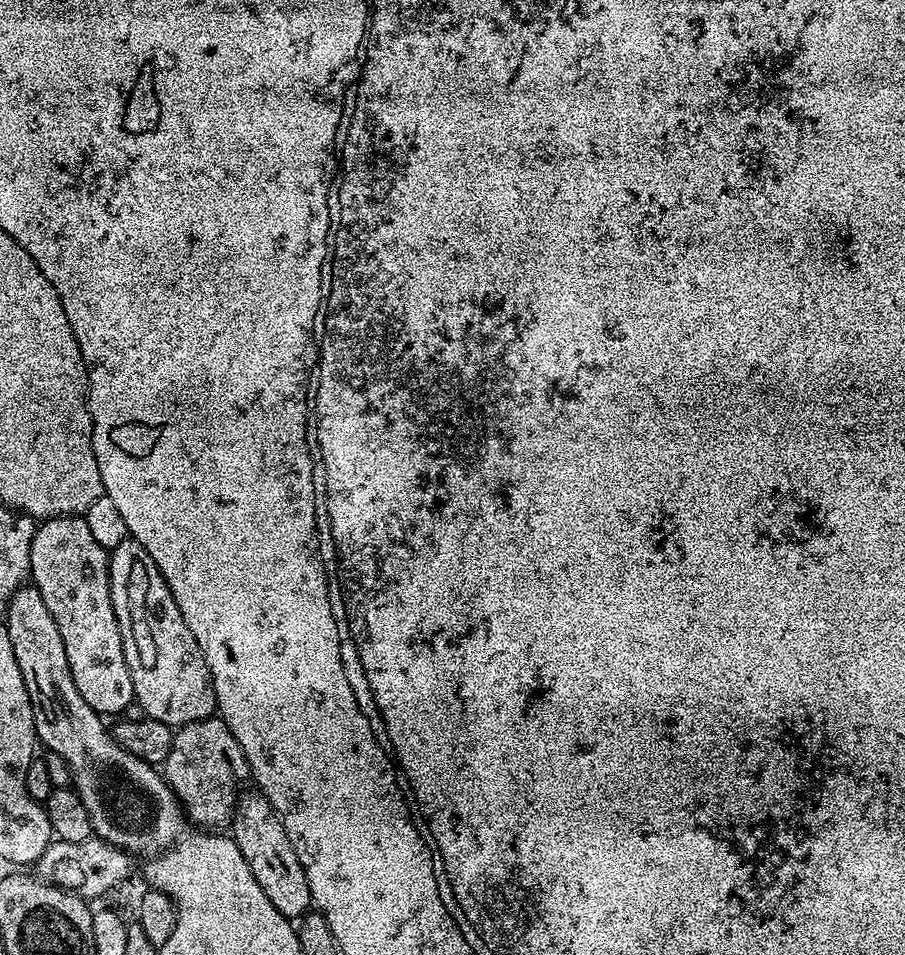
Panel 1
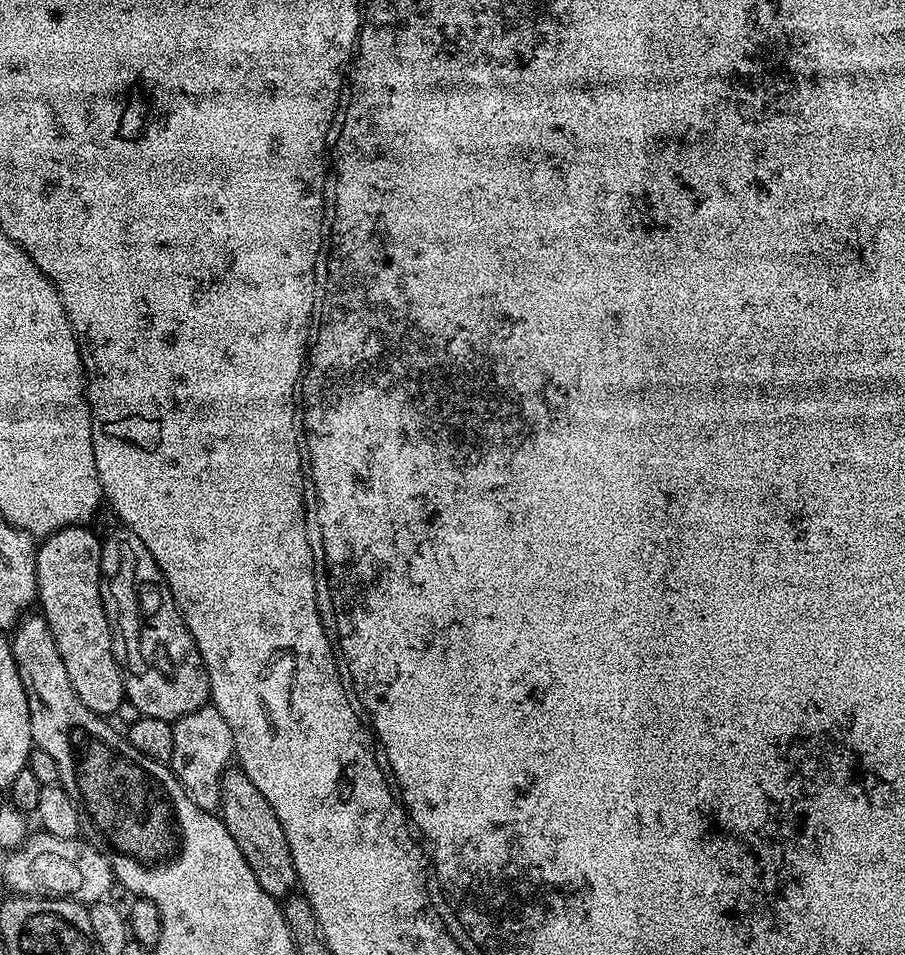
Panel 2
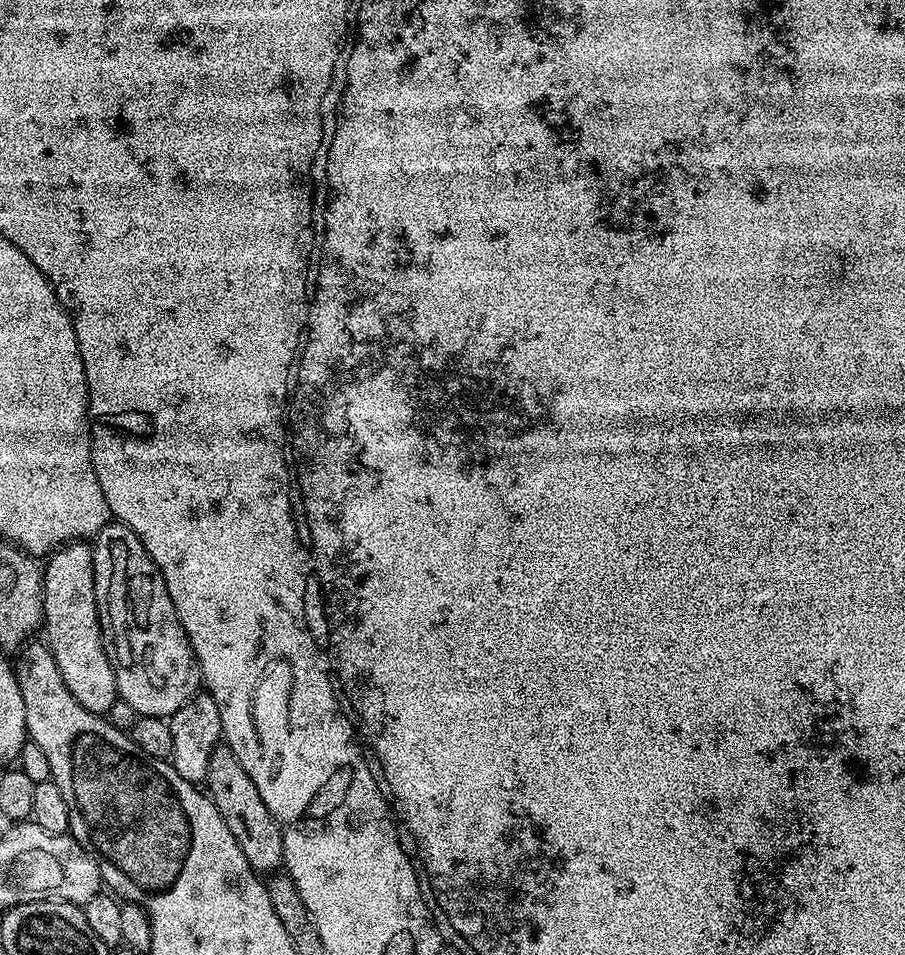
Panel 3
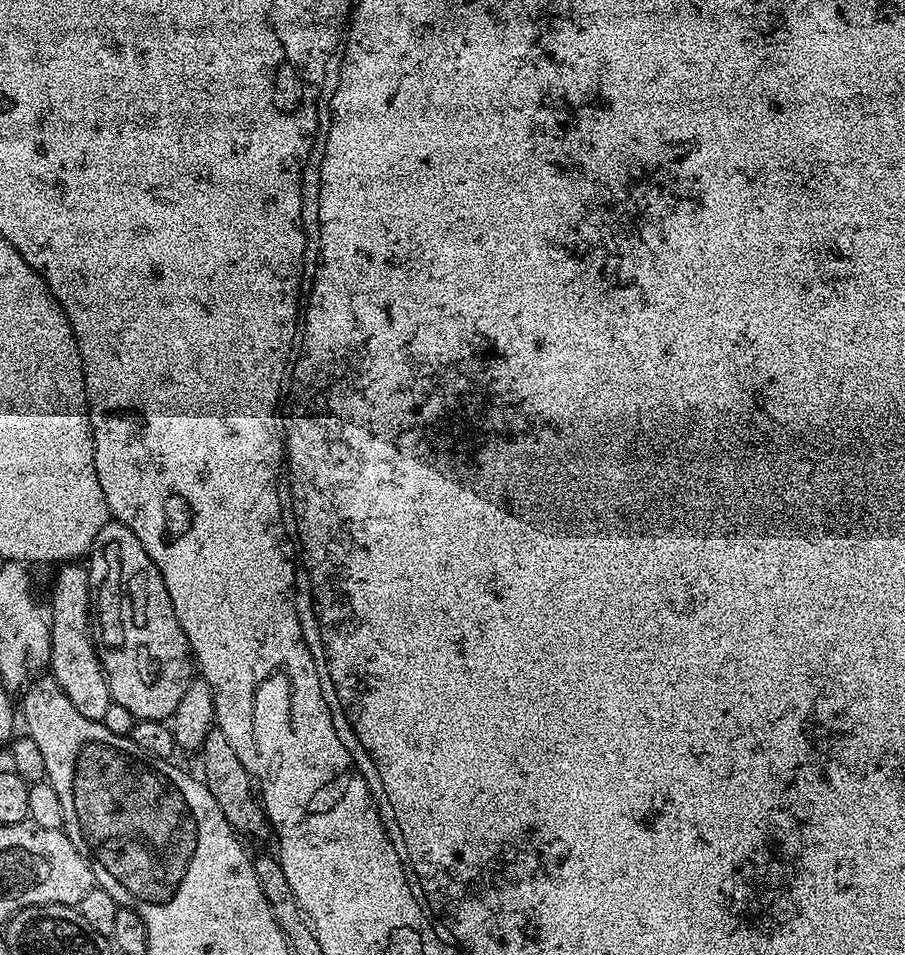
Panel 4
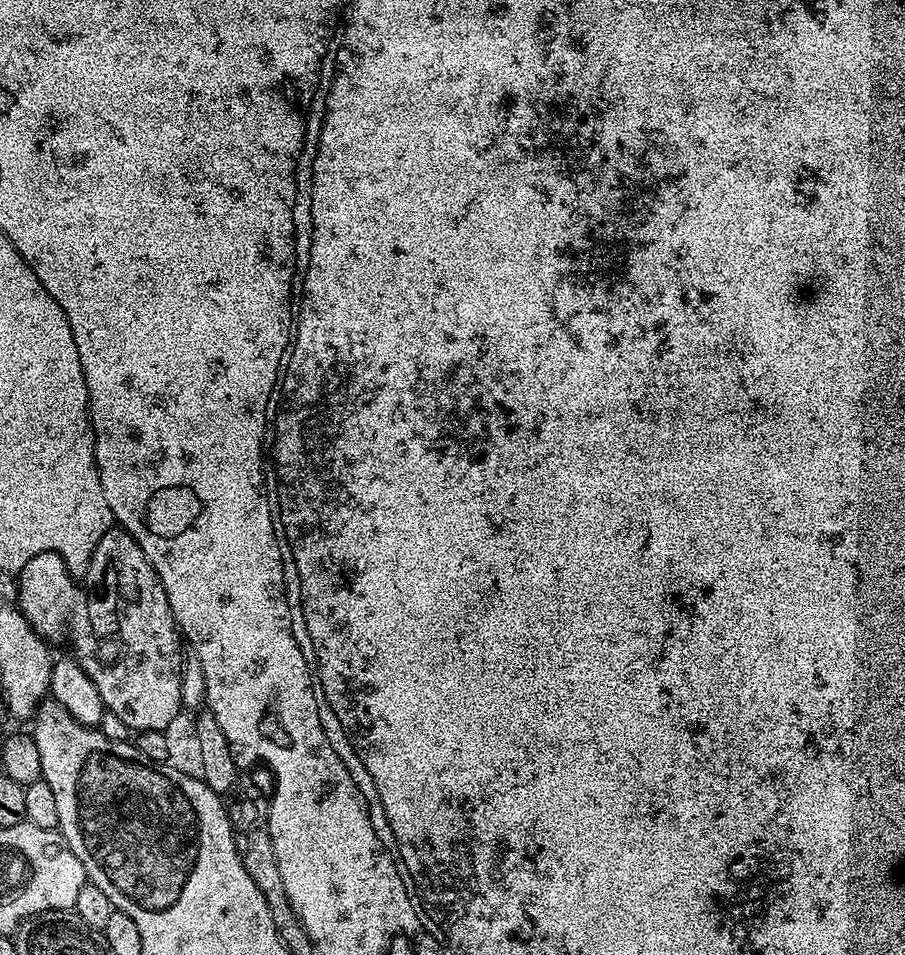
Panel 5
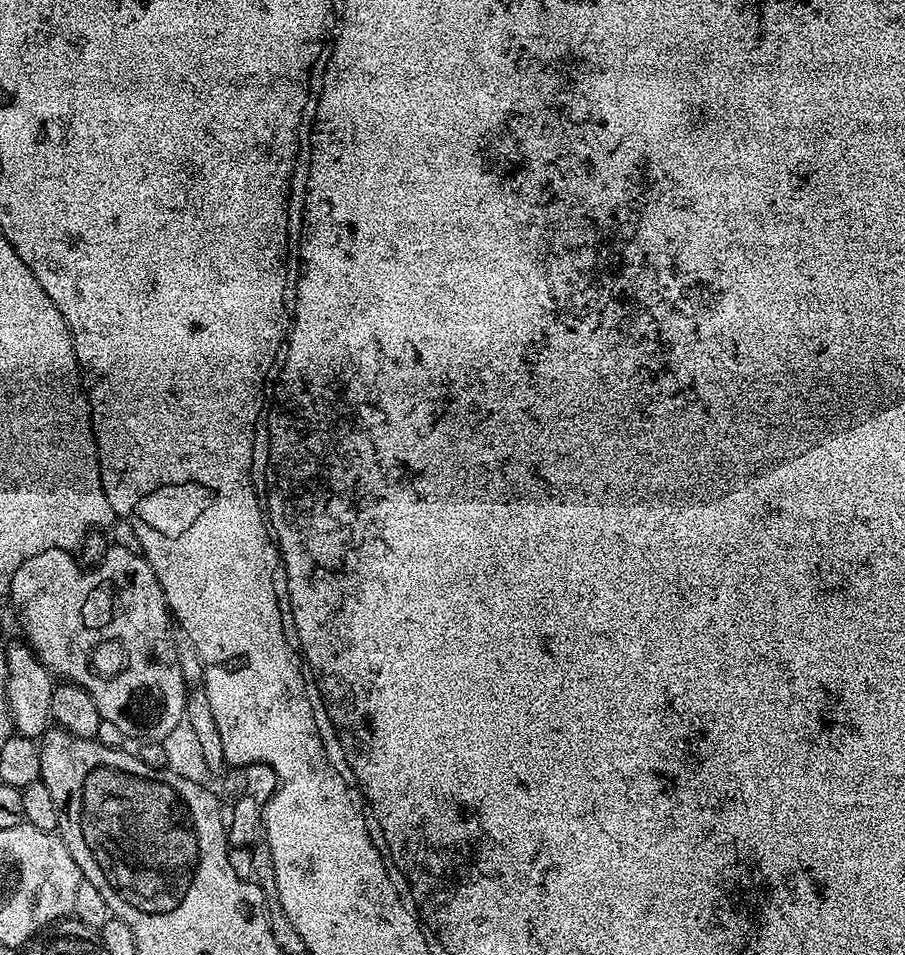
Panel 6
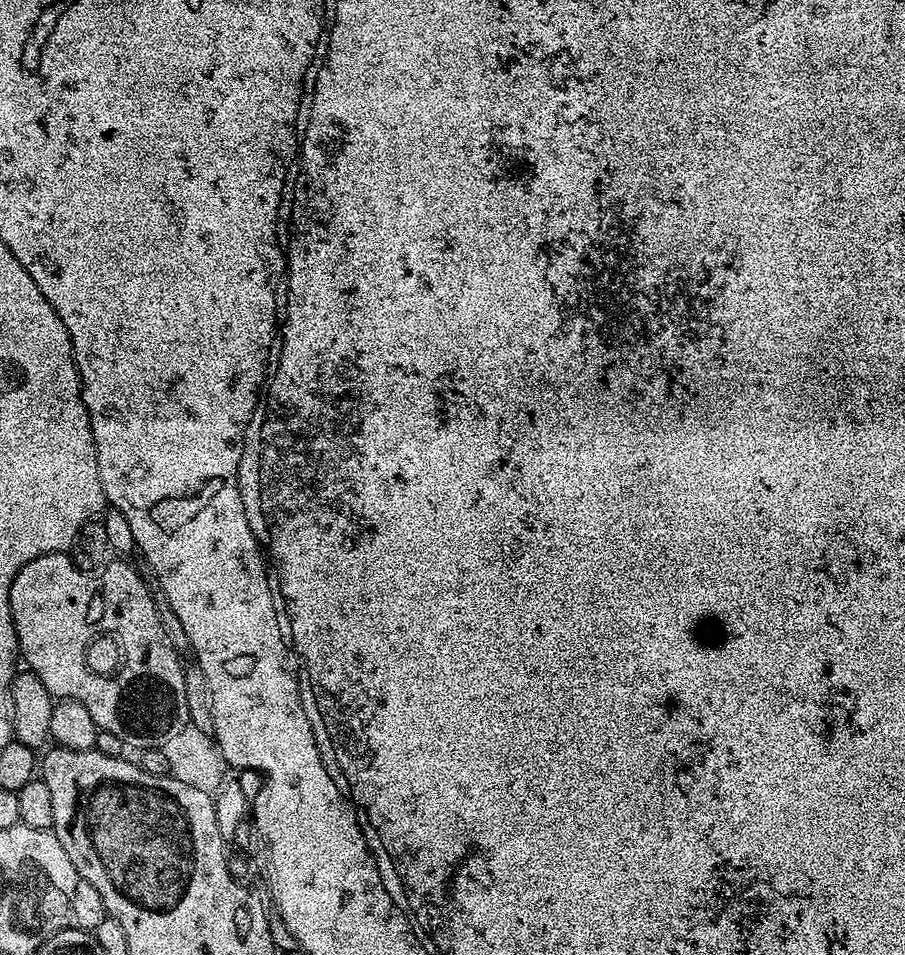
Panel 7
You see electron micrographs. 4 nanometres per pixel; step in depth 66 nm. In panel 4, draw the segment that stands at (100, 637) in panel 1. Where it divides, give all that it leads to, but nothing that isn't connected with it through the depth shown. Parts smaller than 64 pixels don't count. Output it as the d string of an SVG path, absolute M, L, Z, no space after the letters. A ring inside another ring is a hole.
M68 562L56 576L56 581L52 584L52 612L50 608L50 654L52 663L50 665L50 675L62 686L62 694L70 698L70 703L85 718L99 720L106 718L106 709L114 702L110 690L108 689L108 676L104 668L100 665L97 645L94 643L94 628L88 625L88 611L94 608L94 589L90 583L90 572L87 567L83 568L83 563Z

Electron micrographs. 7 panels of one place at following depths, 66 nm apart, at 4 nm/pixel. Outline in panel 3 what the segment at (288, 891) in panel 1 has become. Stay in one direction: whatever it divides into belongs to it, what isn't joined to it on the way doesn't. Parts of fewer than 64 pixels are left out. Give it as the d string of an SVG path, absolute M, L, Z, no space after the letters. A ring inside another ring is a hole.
M227 746L217 747L216 753L210 758L206 795L214 802L214 806L218 806L218 814L222 814L222 822L226 822L230 834L234 834L234 842L238 842L238 850L242 850L246 862L250 862L252 869L258 874L275 873L284 862L281 829L270 814L270 810L266 810L266 802L262 802L262 794L258 794L258 786L254 786L250 774L242 770L242 762L234 758L234 754Z

